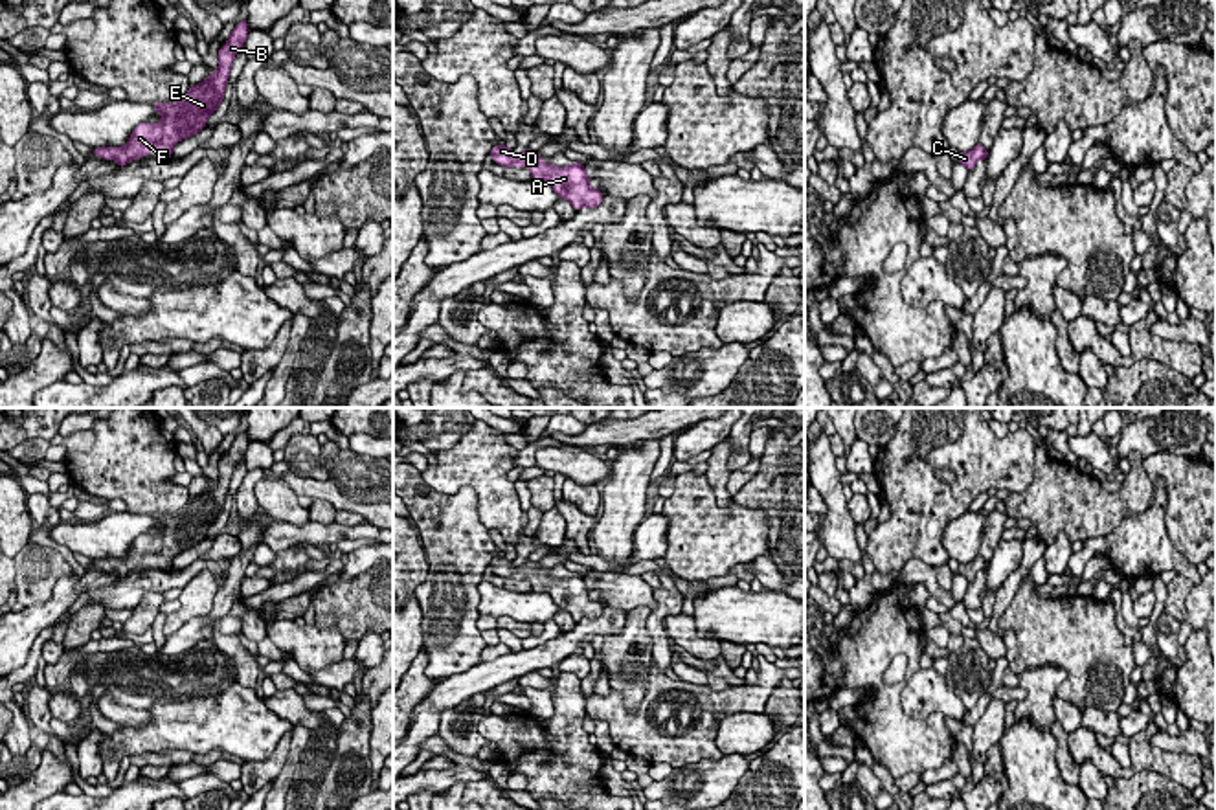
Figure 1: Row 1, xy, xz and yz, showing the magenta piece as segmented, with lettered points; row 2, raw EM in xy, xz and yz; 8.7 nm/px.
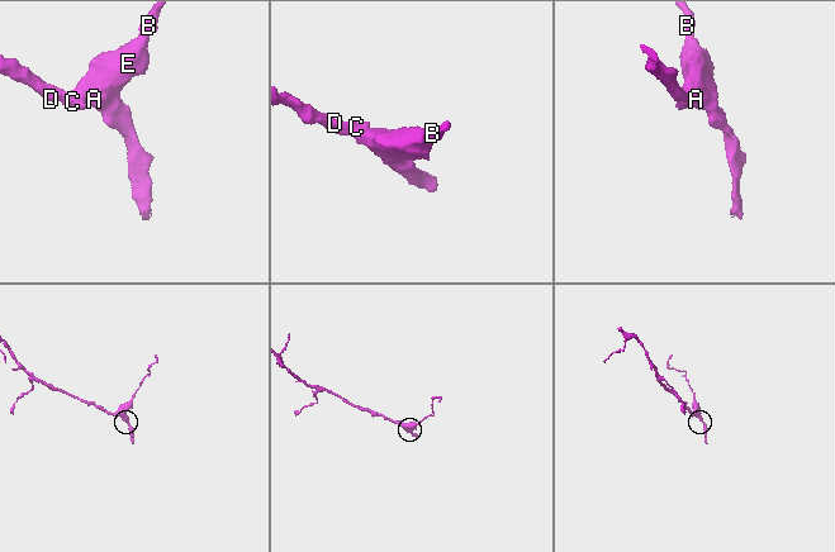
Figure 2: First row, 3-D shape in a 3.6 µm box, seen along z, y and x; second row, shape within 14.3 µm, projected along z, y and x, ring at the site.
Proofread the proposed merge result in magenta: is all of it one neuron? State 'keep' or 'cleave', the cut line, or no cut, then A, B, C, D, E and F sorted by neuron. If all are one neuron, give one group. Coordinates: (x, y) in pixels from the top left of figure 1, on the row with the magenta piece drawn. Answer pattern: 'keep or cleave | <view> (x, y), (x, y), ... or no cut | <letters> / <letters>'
keep | no cut | A B C D E F

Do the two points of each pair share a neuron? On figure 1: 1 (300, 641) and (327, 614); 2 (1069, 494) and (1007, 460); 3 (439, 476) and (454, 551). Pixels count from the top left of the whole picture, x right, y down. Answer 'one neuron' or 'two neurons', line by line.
1: two neurons
2: two neurons
3: two neurons

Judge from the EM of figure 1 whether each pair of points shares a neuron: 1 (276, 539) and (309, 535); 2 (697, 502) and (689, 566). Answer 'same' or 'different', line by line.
1: same
2: same

